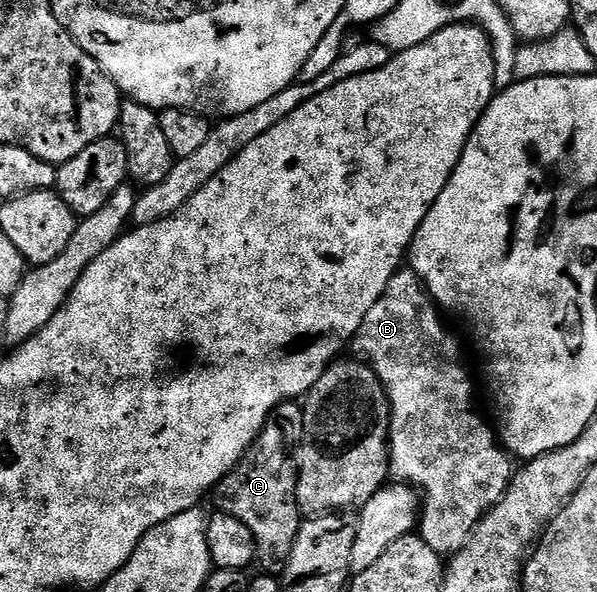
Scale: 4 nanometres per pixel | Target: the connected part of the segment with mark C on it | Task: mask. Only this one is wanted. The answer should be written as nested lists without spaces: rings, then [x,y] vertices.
[[[298,403],[282,404],[272,414],[251,451],[213,490],[216,509],[249,526],[255,539],[258,563],[267,574],[282,574],[287,569],[297,542],[301,513],[297,488],[300,461],[296,453],[303,442],[303,410]]]

